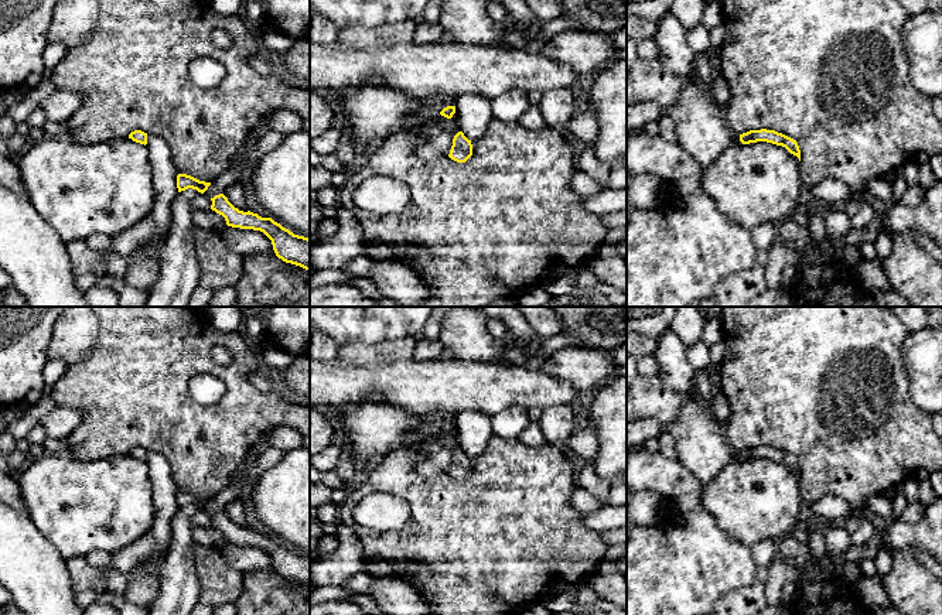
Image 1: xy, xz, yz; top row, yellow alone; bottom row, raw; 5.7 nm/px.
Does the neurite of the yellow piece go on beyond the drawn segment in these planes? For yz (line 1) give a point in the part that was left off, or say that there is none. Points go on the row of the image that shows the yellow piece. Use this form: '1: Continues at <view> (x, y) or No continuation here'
1: No continuation here

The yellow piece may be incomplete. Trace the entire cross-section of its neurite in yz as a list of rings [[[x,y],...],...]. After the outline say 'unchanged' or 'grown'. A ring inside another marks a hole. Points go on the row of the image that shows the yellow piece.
[[[761,129],[761,130],[750,130],[747,133],[740,134],[740,141],[743,144],[750,144],[750,143],[757,143],[757,141],[767,141],[767,143],[772,143],[777,146],[782,146],[785,147],[791,154],[796,156],[801,161],[801,150],[799,146],[796,143],[796,140],[778,133],[775,130],[767,130],[767,129]]]; unchanged

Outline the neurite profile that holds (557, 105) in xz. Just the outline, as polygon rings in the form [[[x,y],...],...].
[[[569,88],[545,90],[539,109],[547,127],[563,129],[574,116],[574,95]]]

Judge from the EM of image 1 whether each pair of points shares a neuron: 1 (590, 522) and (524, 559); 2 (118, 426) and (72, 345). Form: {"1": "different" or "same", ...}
{"1": "different", "2": "different"}

